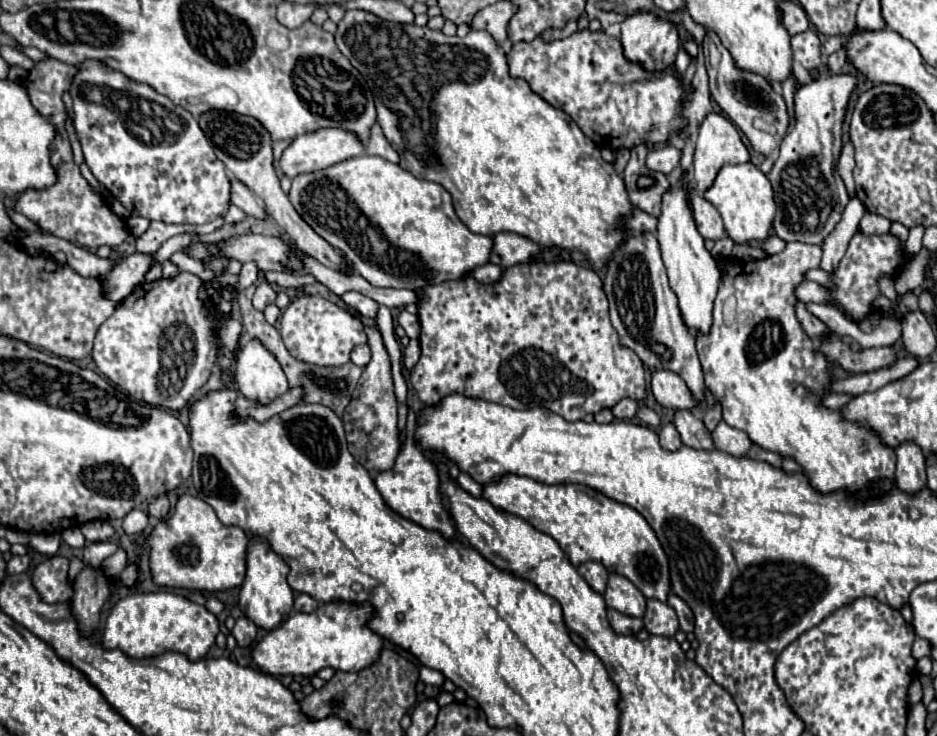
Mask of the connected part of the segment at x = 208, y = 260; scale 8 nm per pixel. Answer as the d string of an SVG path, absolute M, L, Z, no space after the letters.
M208 255L202 259L202 263L206 269L210 269L214 273L214 277L222 277L222 275L226 275L230 259L224 255Z

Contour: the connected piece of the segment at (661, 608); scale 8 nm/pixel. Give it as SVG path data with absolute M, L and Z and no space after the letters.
M650 599L646 605L646 615L644 615L644 627L650 635L662 635L662 637L674 637L678 627L678 617L676 611L658 599Z

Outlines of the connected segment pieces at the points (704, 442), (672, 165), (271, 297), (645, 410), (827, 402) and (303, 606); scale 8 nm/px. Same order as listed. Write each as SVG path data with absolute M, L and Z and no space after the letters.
M676 411L674 425L676 425L684 445L688 445L692 449L704 449L704 451L716 449L712 433L706 429L706 425L702 423L702 419L696 413L692 413L692 411Z
M668 145L664 149L652 149L652 151L648 151L646 165L652 171L662 171L664 175L670 175L674 169L678 169L680 157L682 157L682 151L676 149L676 147L672 147L672 145Z
M262 281L258 285L258 289L256 289L256 293L254 293L254 299L252 299L254 307L260 309L260 311L264 311L266 305L270 305L274 301L276 301L276 291L272 289L272 285L268 281Z
M645 404L639 405L637 417L653 428L661 425L659 416Z
M828 393L826 397L822 397L820 405L826 407L826 409L838 409L838 407L842 407L848 399L850 399L850 395L834 395L834 393Z
M302 593L302 595L298 595L298 597L294 599L294 609L296 609L296 611L316 611L316 609L318 609L318 601L312 599L310 595Z

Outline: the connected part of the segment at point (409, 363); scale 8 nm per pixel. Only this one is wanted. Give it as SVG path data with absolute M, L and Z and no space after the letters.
M410 339L410 343L404 349L404 367L406 369L414 367L418 357L420 357L420 343L418 343L418 339Z

